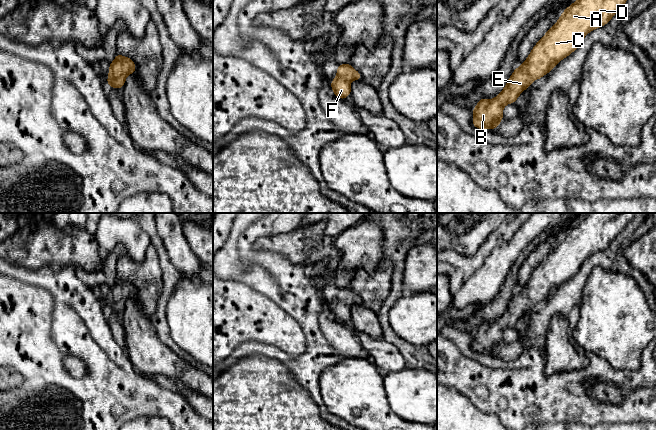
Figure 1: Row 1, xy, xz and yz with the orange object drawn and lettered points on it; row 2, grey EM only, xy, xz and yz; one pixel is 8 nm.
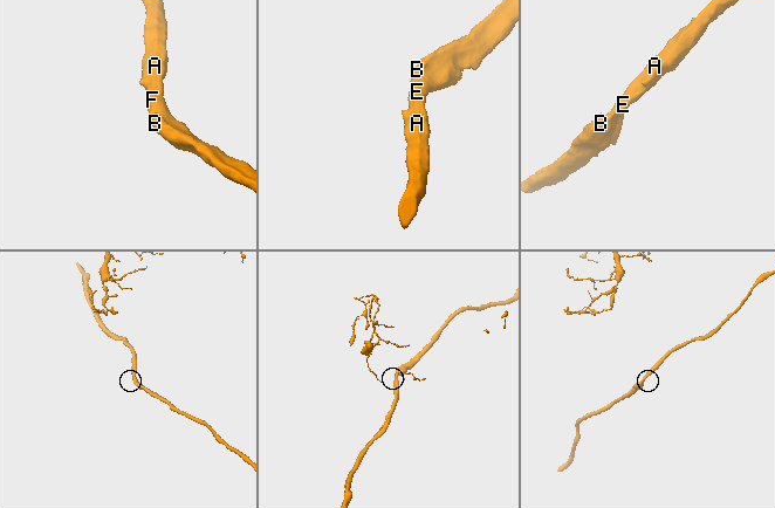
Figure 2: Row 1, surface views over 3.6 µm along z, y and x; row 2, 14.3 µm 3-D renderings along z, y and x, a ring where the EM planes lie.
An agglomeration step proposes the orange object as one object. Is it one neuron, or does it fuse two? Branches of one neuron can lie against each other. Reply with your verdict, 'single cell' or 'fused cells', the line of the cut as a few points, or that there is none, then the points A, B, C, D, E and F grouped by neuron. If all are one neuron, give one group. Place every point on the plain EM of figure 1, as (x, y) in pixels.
single cell; no cut; A B C D E F

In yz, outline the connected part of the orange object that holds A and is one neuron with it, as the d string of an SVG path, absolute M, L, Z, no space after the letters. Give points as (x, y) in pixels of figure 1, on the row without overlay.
M587 213L564 234L558 245L536 267L523 288L513 295L500 318L491 324L484 321L480 323L473 332L473 350L478 353L496 353L503 344L503 332L506 328L515 328L518 320L531 310L532 305L542 302L558 286L574 276L589 256L606 249L635 215L636 213Z

